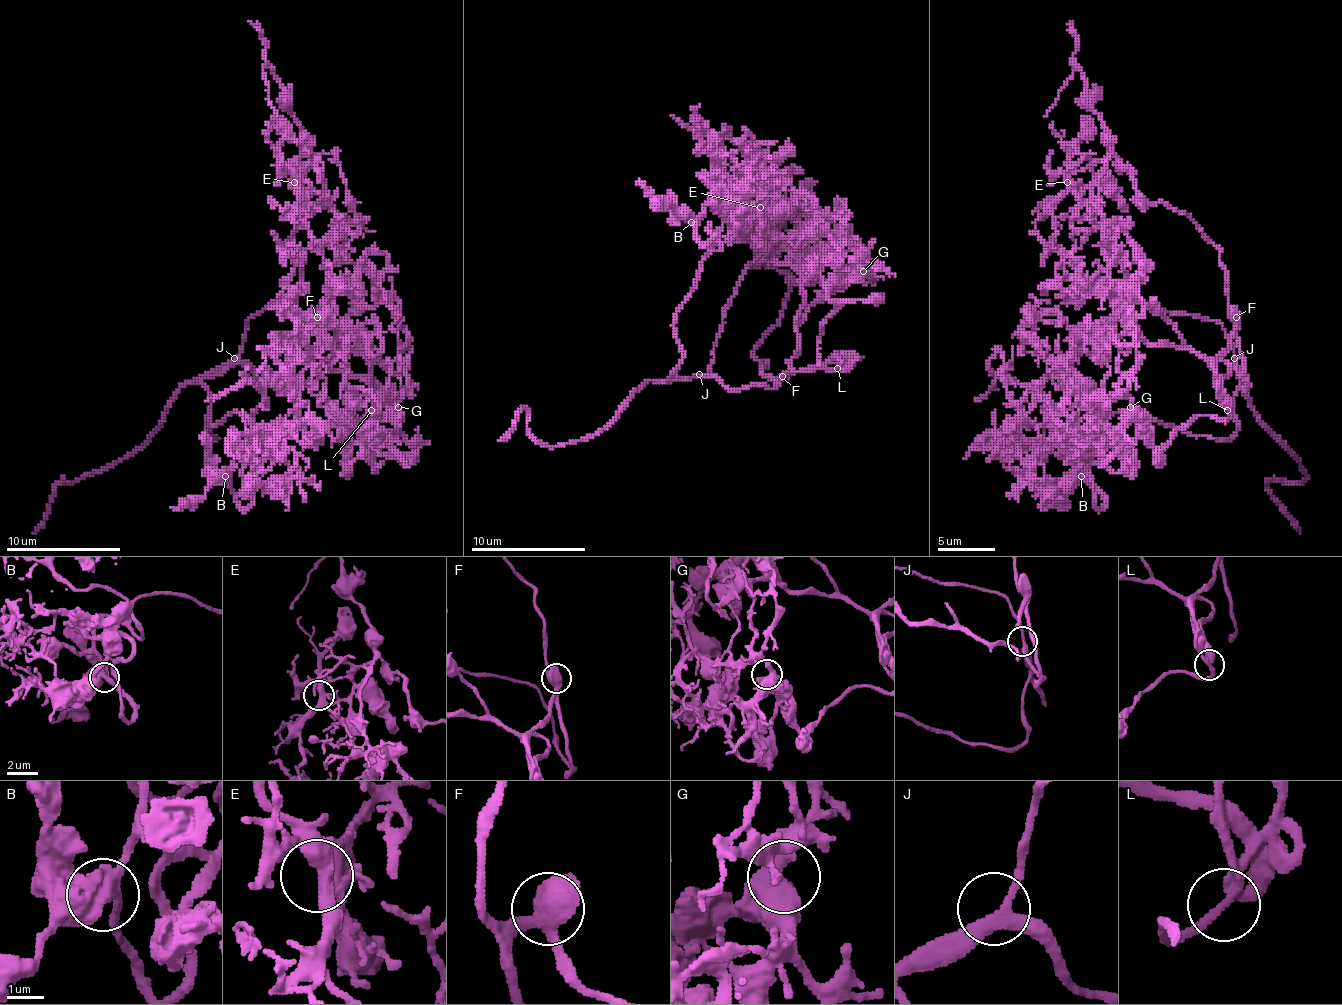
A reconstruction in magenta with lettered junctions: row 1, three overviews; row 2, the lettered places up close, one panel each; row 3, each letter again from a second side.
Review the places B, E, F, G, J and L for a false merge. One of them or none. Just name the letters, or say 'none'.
none

